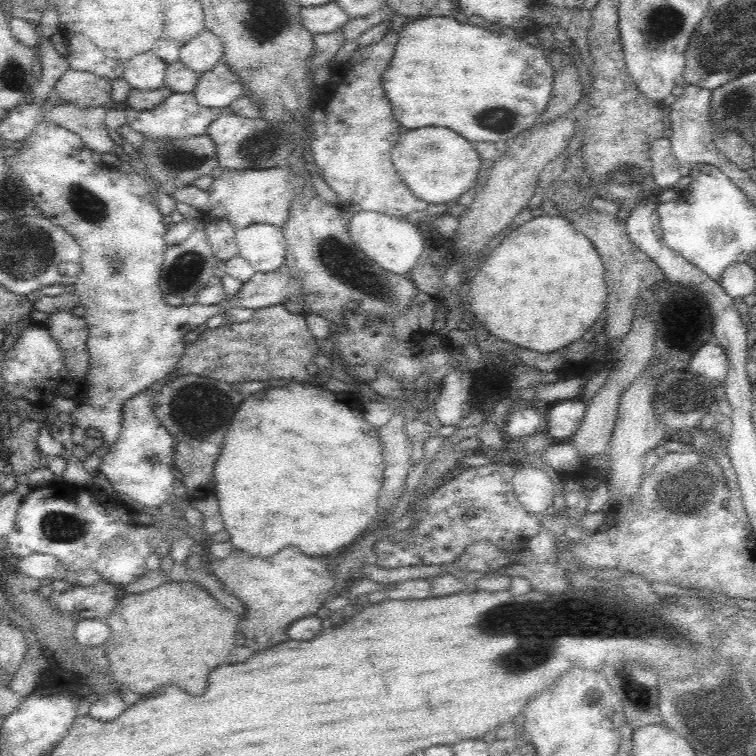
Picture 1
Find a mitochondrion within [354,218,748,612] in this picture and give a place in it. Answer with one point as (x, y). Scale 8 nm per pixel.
(688, 490)

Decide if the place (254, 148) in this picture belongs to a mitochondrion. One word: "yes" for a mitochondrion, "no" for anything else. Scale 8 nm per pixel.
yes

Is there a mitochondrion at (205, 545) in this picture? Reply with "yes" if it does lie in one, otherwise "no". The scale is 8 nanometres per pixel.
no

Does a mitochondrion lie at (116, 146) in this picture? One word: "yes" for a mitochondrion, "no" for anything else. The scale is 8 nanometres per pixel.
no

